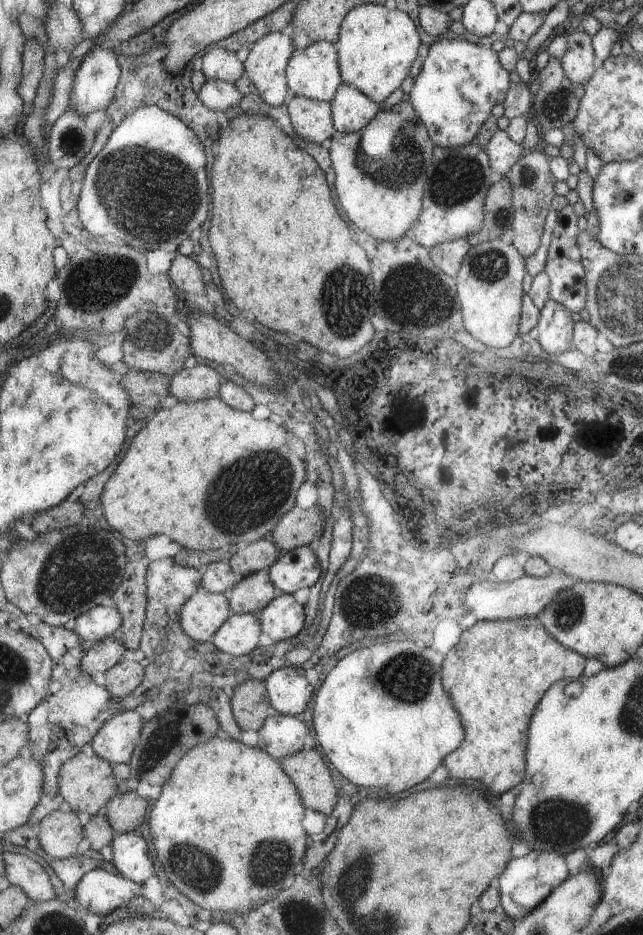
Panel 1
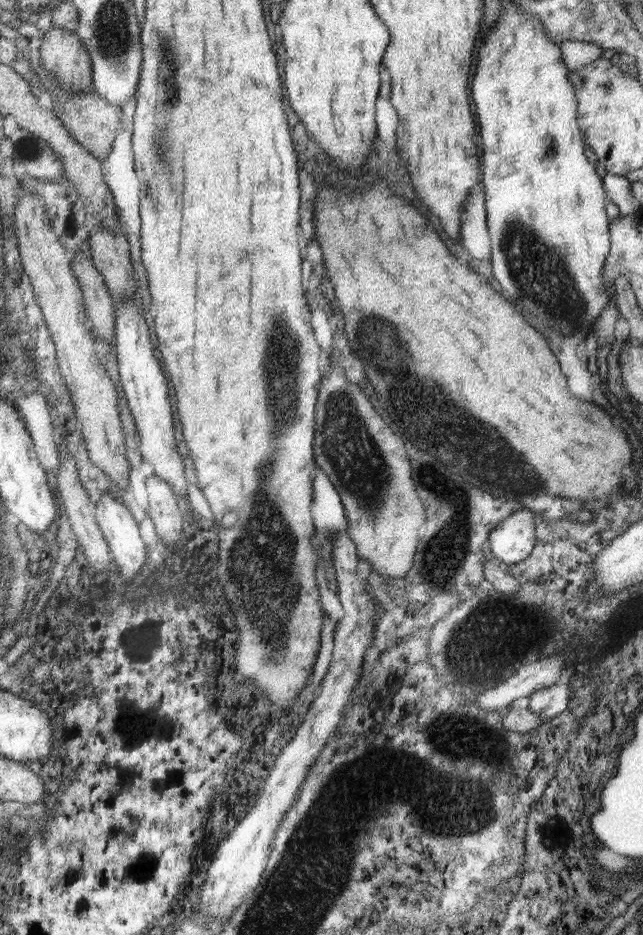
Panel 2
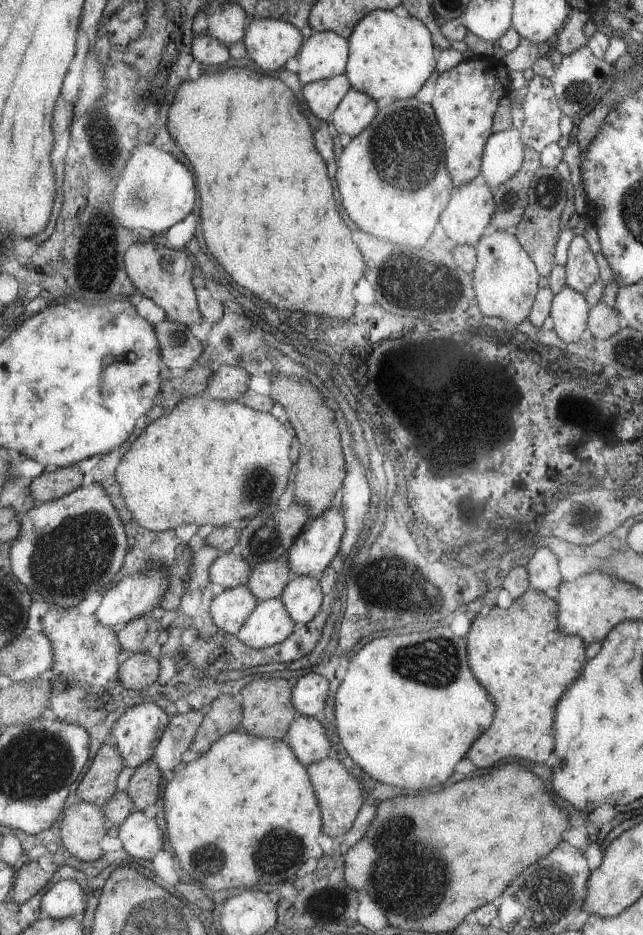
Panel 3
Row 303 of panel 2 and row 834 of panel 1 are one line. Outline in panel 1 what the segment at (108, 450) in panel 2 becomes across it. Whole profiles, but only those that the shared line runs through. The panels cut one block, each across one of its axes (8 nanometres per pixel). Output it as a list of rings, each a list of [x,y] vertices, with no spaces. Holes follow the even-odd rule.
[[[74,811],[52,812],[37,825],[38,840],[44,852],[52,858],[68,858],[76,854],[82,842],[82,826]]]

